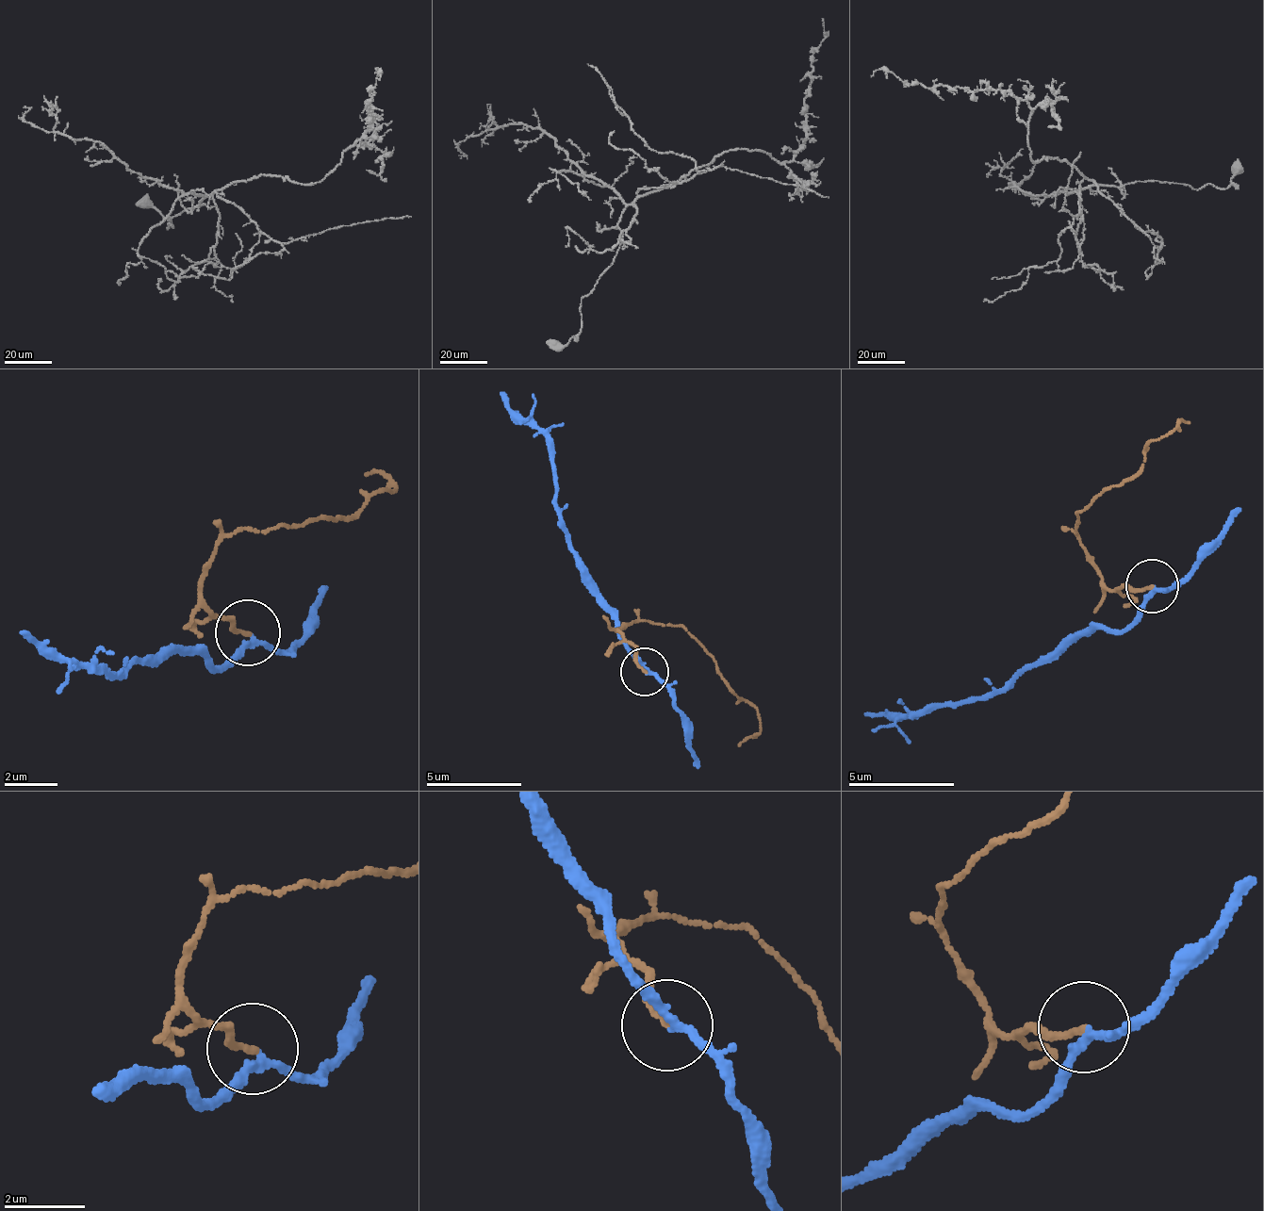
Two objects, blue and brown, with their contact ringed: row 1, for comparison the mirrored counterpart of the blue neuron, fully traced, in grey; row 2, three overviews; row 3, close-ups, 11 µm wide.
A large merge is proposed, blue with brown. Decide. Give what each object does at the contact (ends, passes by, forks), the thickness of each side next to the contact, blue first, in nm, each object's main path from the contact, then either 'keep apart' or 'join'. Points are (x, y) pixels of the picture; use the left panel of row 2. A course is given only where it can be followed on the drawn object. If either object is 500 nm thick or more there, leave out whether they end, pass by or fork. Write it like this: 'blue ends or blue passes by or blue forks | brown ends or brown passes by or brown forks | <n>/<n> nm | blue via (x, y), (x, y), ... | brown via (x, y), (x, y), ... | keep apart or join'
blue passes by | brown ends | 180/160 nm | blue via (250, 635), (212, 668), (202, 651), (134, 661), (115, 677), (21, 630) | brown via (249, 633), (204, 606), (203, 570), (239, 532), (294, 530), (347, 515), (388, 489), (397, 488), (367, 476) | keep apart

